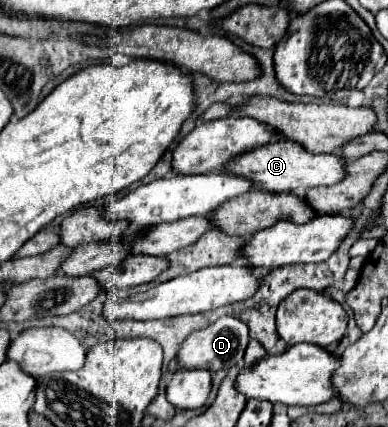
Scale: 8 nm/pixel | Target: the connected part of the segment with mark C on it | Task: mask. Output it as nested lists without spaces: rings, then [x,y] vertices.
[[[275,139],[267,145],[259,145],[259,149],[251,149],[251,153],[243,153],[243,157],[235,157],[225,173],[239,173],[239,177],[247,177],[251,181],[251,187],[267,189],[271,193],[299,193],[299,197],[319,185],[335,185],[345,177],[345,161],[337,155],[313,155],[307,153],[301,145],[287,141],[287,139]]]

